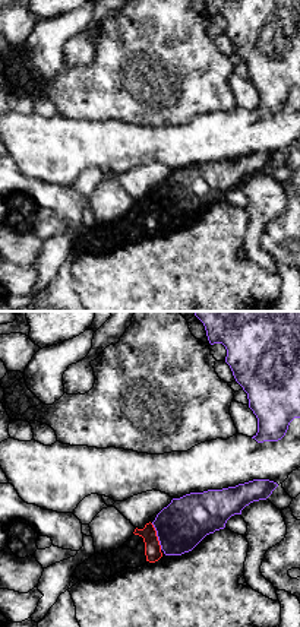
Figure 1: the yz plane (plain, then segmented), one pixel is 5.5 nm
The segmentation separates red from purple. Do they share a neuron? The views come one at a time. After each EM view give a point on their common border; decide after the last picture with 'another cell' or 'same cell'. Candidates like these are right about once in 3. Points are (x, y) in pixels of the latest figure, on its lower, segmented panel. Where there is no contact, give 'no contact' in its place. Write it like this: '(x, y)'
(157, 537)

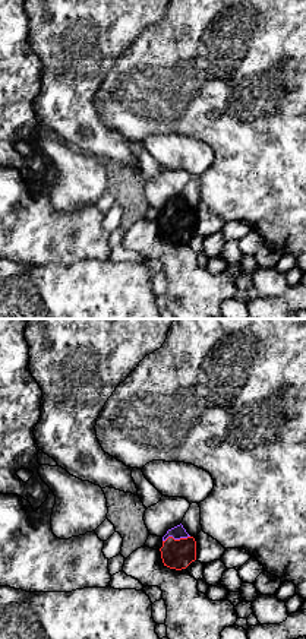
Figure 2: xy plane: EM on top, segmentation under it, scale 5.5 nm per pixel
(176, 540)

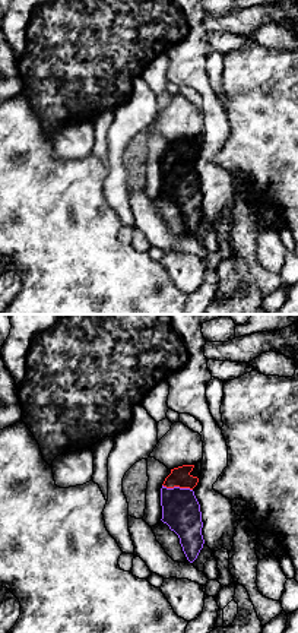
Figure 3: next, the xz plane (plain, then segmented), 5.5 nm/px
(177, 486)

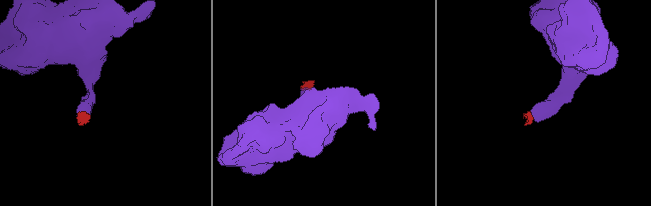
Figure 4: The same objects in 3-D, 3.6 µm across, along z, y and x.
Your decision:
same cell

